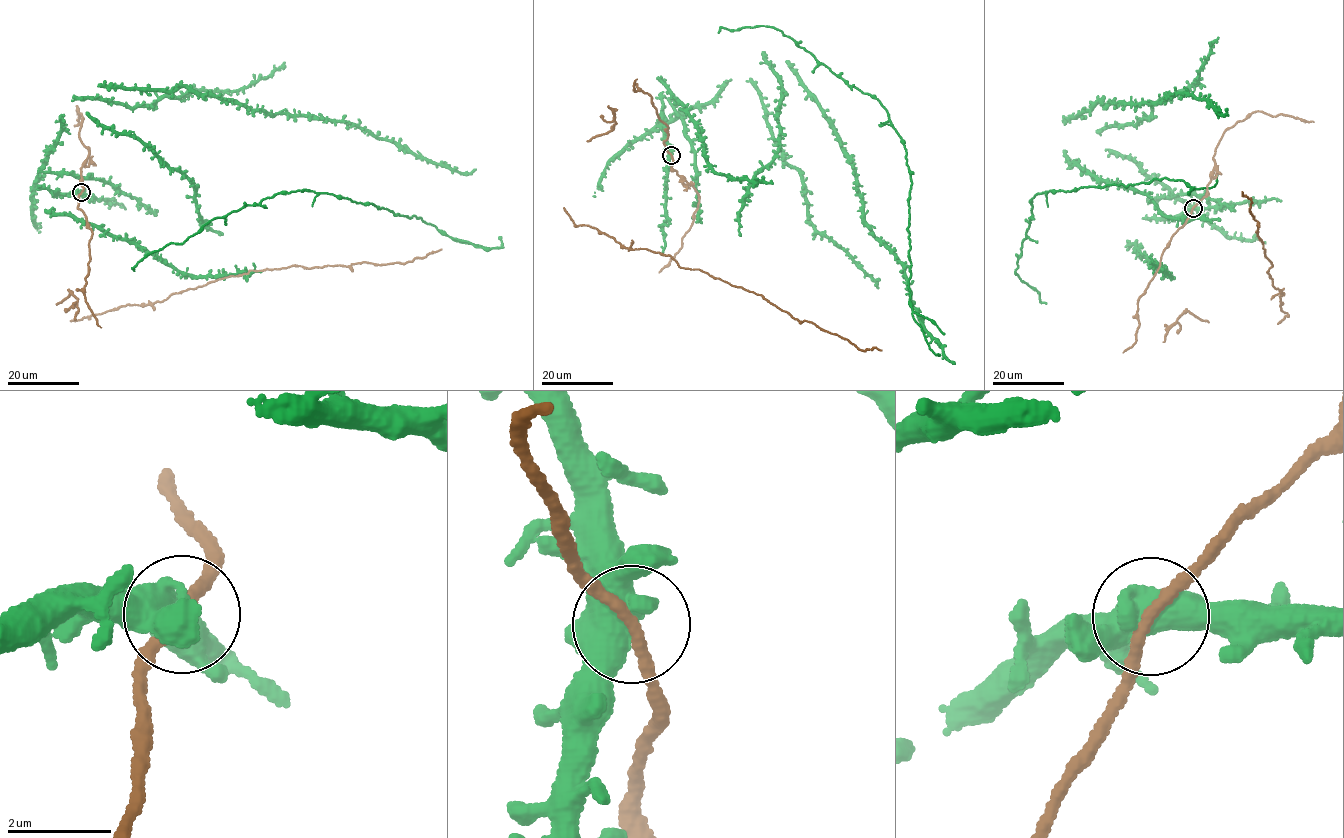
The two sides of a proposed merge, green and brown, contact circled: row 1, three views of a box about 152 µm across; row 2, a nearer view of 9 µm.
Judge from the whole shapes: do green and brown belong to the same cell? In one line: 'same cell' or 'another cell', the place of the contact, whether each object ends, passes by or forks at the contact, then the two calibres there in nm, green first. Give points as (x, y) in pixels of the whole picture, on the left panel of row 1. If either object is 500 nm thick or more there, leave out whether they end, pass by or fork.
same cell; at (81, 192); green forks there; brown passes by; 460 nm thick on the green side, 200 nm on the other

